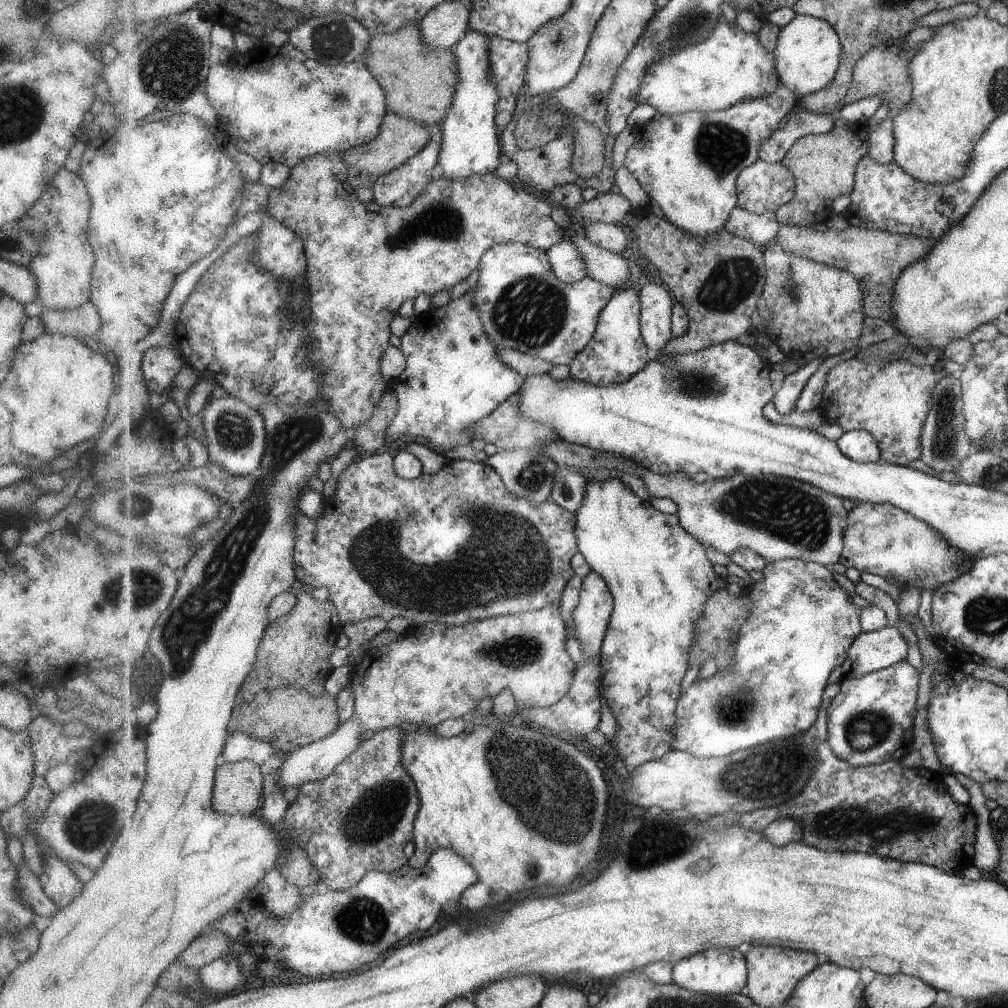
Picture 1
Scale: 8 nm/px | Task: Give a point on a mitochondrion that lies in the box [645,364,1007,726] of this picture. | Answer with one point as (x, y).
(788, 513)

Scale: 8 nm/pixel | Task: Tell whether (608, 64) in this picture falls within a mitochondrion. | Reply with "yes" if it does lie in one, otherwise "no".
yes

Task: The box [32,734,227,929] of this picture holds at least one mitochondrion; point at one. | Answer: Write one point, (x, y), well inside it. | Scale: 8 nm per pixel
(89, 826)

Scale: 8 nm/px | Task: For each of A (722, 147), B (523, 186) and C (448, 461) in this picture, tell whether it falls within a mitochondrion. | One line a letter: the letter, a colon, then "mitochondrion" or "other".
A: mitochondrion
B: other
C: other

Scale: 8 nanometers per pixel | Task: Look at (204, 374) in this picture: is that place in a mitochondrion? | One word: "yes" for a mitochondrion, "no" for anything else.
no

